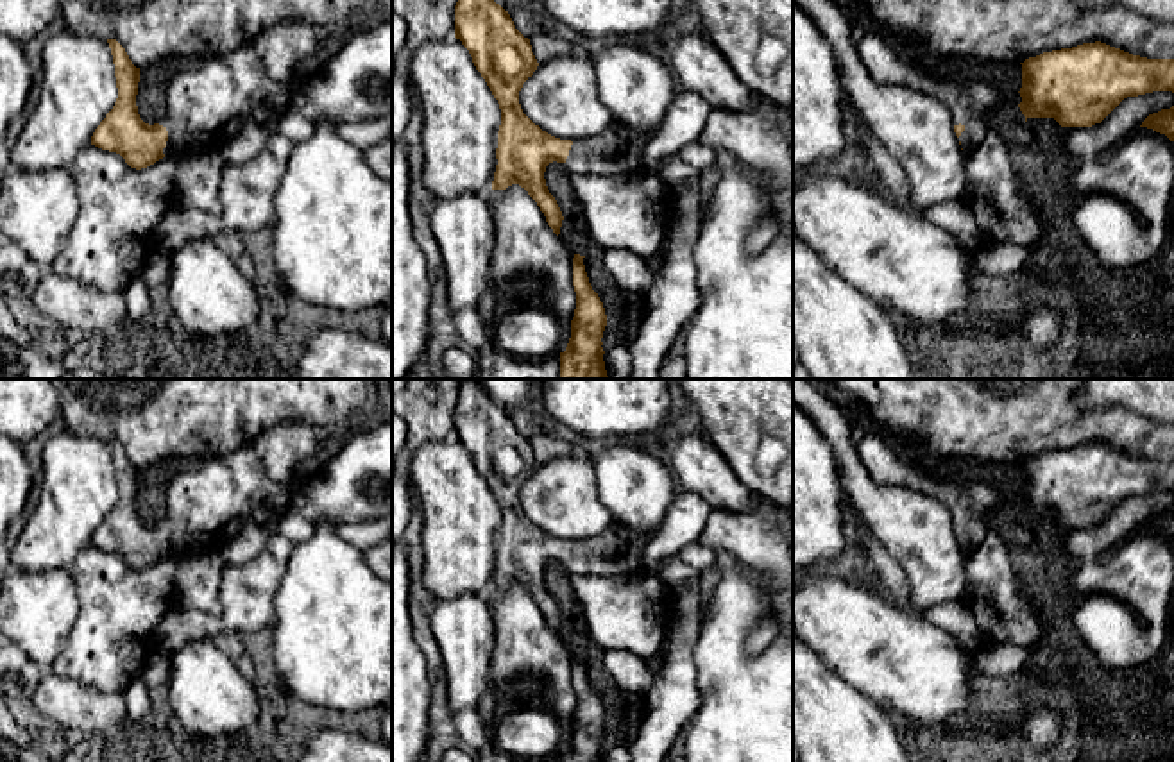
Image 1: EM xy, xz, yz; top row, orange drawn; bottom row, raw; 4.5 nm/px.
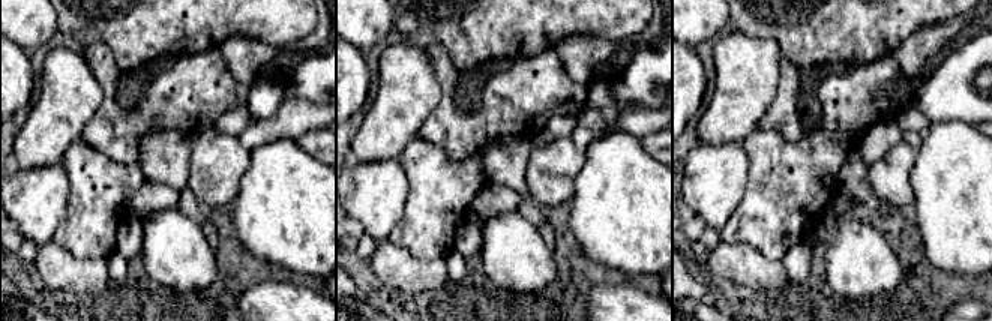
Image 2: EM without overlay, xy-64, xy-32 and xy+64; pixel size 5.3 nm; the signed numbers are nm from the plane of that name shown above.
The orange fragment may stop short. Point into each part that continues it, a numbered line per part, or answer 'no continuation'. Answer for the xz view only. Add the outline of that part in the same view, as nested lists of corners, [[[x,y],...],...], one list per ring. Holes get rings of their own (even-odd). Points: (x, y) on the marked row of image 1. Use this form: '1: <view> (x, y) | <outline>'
1: xz (618, 151) | [[[614,120],[608,129],[589,140],[574,140],[564,166],[571,174],[635,174],[651,132],[635,132]]]

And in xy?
1: xy (208, 106) | [[[251,43],[177,72],[165,89],[165,156],[190,148],[222,150],[245,123],[279,120],[292,98],[292,86],[267,73]]]

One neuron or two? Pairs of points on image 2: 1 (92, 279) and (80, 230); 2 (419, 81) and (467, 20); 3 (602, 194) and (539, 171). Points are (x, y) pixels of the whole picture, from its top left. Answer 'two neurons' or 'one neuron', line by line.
1: two neurons
2: two neurons
3: two neurons

